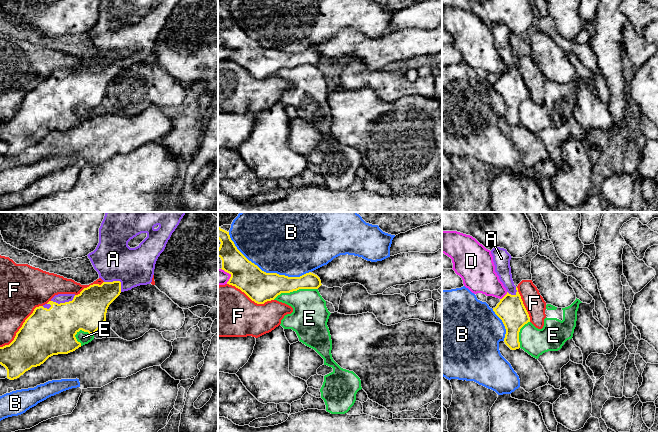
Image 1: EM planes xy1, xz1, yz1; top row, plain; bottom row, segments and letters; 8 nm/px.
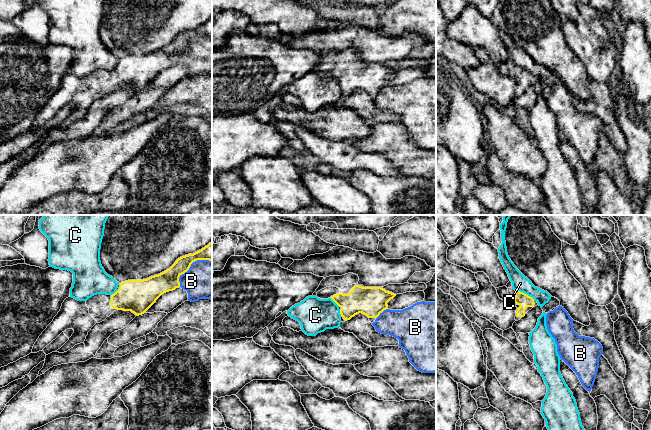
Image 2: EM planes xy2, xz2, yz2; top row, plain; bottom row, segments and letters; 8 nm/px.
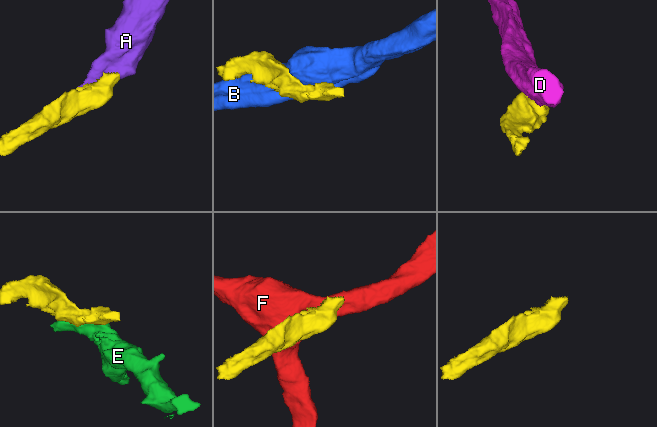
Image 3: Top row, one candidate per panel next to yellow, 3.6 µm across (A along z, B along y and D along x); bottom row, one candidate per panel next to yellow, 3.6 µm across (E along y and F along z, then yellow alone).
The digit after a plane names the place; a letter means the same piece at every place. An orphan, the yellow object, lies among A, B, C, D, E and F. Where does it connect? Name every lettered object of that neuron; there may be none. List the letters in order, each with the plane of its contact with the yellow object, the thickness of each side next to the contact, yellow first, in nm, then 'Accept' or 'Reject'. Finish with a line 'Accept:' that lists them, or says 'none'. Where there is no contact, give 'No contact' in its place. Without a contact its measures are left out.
A: Touches yellow in xy1. Thickness 260 nm (yellow) against 320 nm. Accept
B: Touches yellow in xz1. Thickness 240 nm (yellow) against 480 nm. Reject
C: Touches yellow in yz2. Thickness 110 nm (yellow) against 130 nm. Reject
D: Touches yellow in yz1. Thickness 220 nm (yellow) against 260 nm. Reject
E: Touches yellow in xz1. Thickness 220 nm (yellow) against 300 nm. Reject
F: Touches yellow in xy1. Thickness 380 nm (yellow) against 320 nm. Reject
Accept: A

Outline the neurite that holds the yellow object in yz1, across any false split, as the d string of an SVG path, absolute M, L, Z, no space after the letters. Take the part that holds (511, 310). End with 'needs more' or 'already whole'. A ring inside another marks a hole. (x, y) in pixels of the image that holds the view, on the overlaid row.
M500 247L493 248L491 254L493 256L495 272L507 290L507 294L500 299L500 302L493 308L493 311L505 326L505 344L511 350L516 350L520 348L520 329L530 322L530 317L518 292L518 288L514 285L512 279L510 267L511 255L506 249Z; needs more

